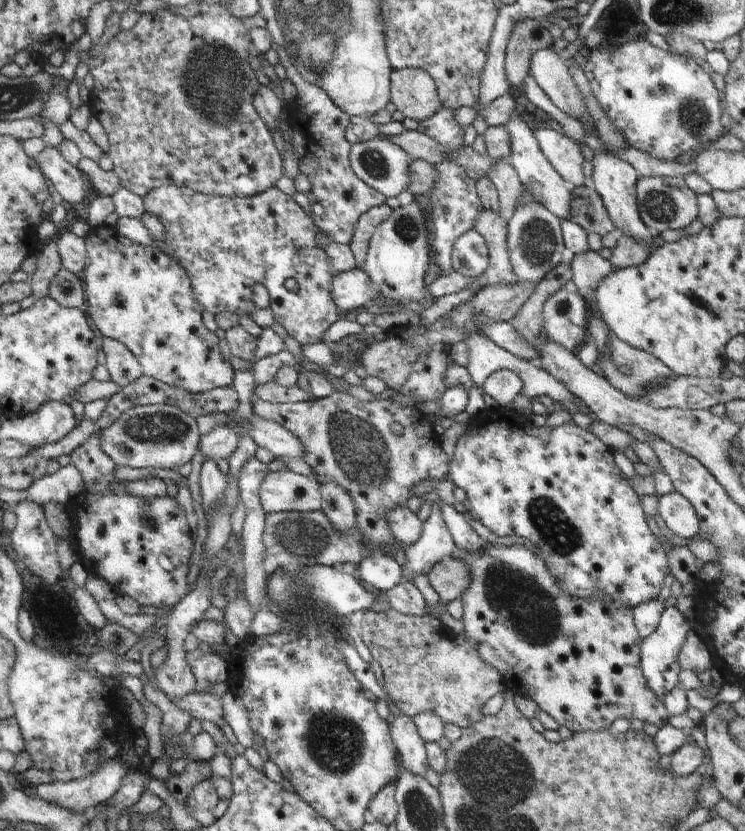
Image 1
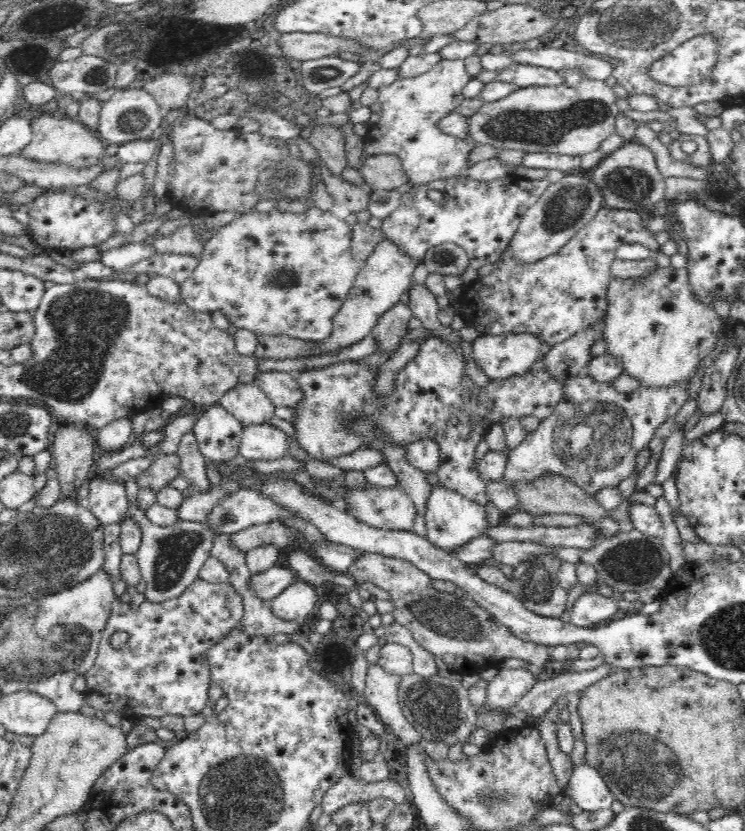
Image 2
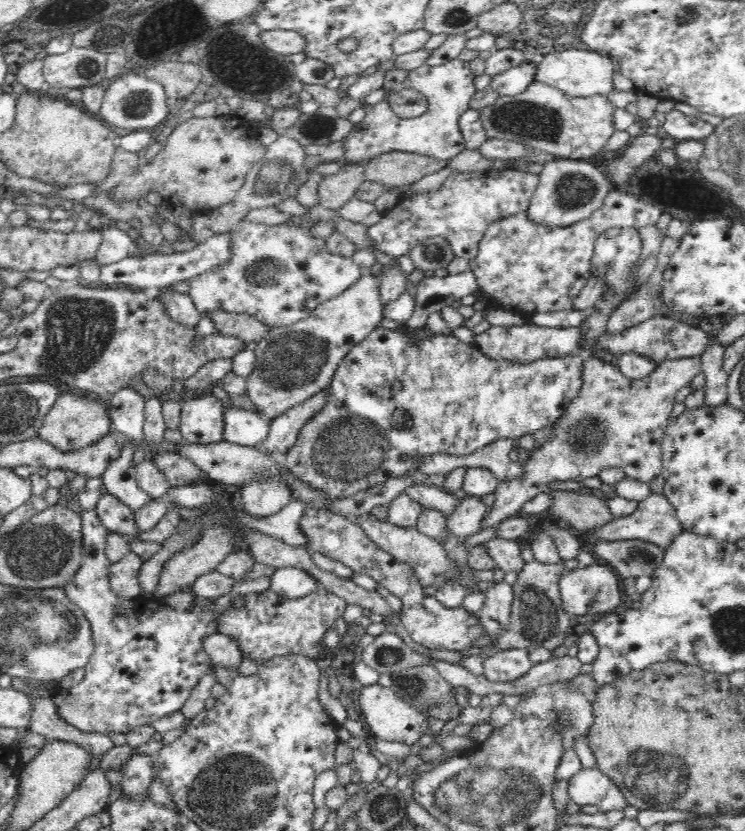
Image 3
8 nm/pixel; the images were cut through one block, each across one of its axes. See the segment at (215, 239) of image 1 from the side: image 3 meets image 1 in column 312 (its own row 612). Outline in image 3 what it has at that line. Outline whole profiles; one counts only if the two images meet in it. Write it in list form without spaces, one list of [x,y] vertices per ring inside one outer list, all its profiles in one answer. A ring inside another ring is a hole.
[[[322,585],[309,592],[304,598],[290,600],[271,590],[244,595],[245,607],[236,609],[230,603],[218,618],[218,632],[232,637],[243,657],[251,657],[260,666],[275,656],[285,654],[304,654],[310,659],[322,662],[327,658],[324,645],[324,633],[331,628],[336,629],[337,618],[343,616],[347,602],[328,592]]]

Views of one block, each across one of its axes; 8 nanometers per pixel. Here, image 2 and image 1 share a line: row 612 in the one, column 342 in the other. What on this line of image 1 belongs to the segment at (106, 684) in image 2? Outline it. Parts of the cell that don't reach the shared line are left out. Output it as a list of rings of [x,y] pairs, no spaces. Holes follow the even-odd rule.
[[[287,64],[287,78],[297,88],[297,100],[304,110],[304,124],[294,126],[291,145],[299,162],[301,173],[307,174],[311,188],[306,194],[311,206],[311,219],[319,230],[324,232],[331,242],[349,245],[360,216],[372,207],[383,205],[386,197],[353,172],[349,154],[351,144],[345,137],[350,117],[319,86],[305,81],[298,71]]]

